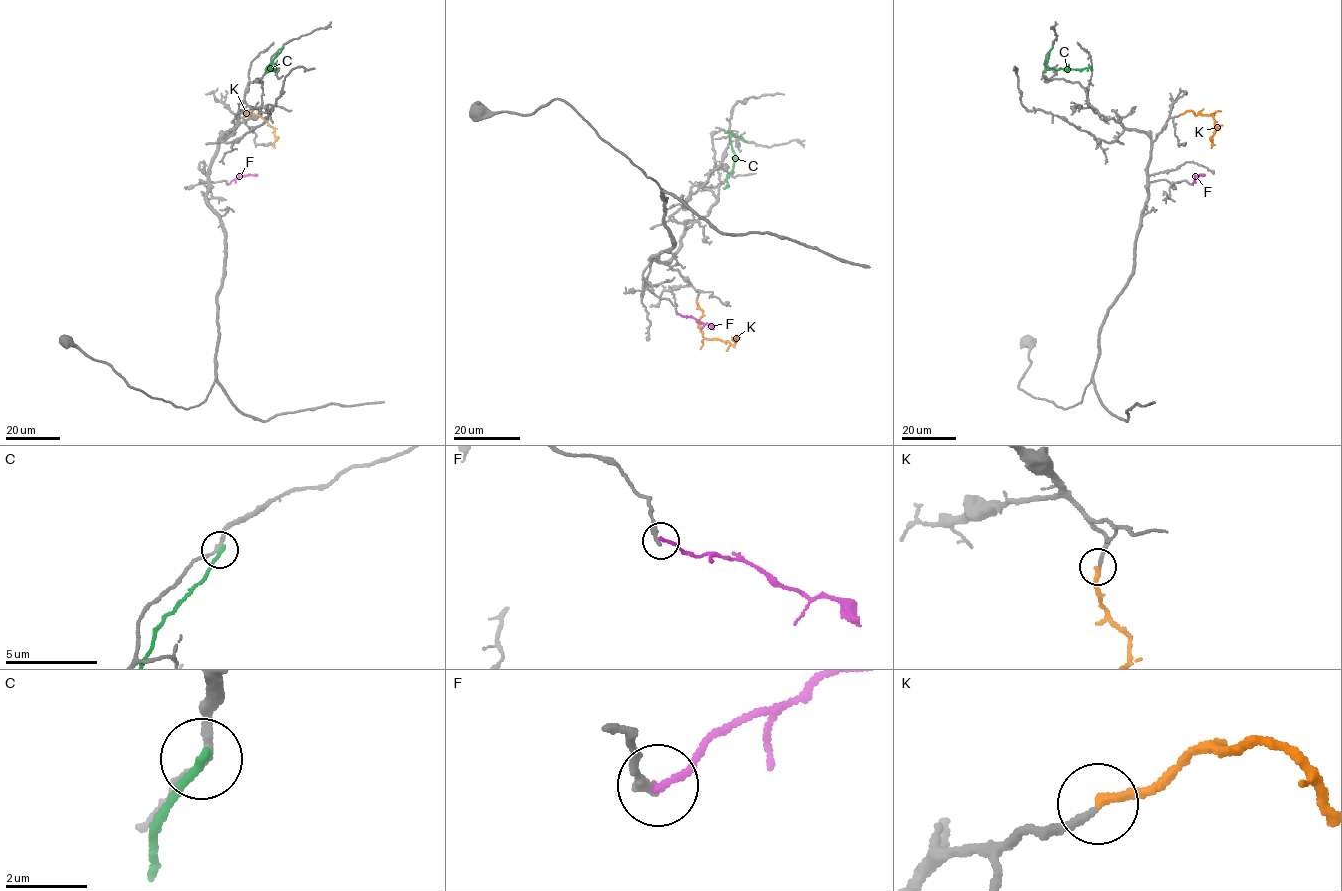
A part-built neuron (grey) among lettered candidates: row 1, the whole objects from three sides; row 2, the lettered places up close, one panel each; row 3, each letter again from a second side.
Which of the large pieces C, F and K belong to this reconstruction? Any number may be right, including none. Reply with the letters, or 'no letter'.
K

